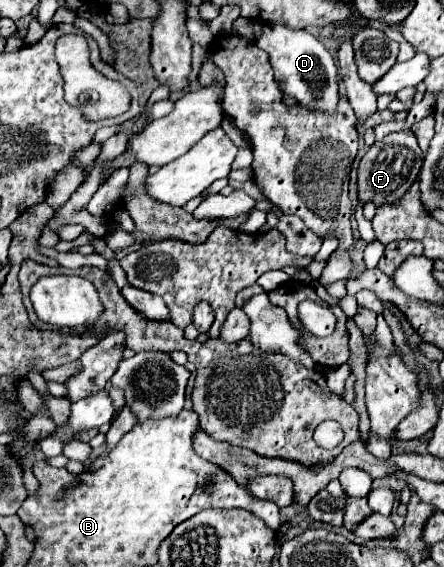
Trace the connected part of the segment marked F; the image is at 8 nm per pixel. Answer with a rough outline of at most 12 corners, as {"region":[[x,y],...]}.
{"region":[[414,133],[376,141],[358,165],[358,197],[400,199],[424,153]]}

